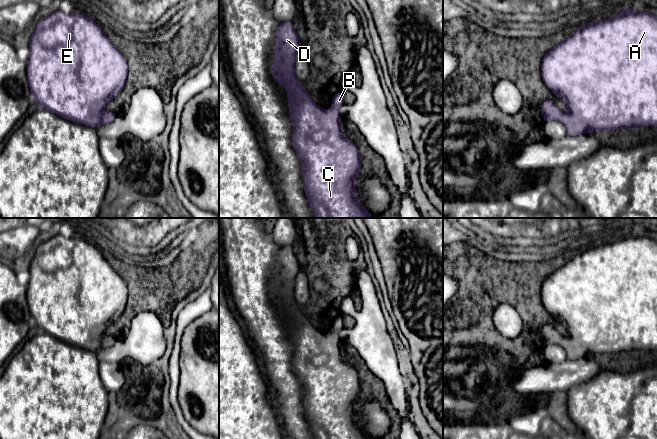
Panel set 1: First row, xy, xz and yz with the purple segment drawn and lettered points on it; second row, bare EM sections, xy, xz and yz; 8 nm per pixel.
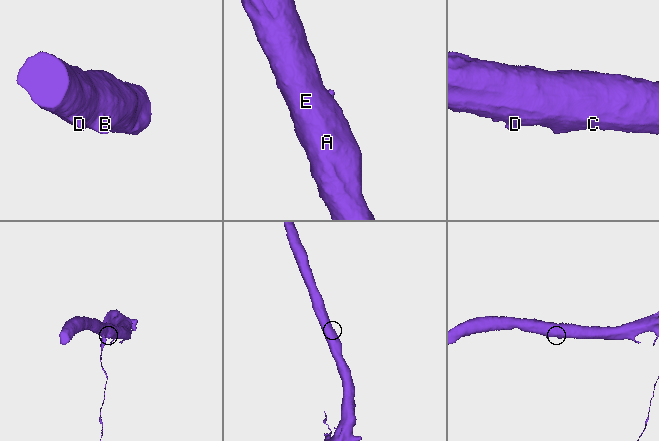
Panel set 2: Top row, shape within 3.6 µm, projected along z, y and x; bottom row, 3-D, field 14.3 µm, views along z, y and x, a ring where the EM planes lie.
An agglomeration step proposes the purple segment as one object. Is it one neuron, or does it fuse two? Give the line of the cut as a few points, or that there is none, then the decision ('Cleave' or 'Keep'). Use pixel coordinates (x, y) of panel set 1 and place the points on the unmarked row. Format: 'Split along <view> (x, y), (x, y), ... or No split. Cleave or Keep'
No split. Keep

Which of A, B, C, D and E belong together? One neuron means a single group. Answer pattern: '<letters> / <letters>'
A B C D E

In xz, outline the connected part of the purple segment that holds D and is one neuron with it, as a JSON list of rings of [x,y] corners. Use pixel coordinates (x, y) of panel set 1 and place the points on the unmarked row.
[[[283,245],[276,255],[276,266],[274,269],[273,281],[277,282],[278,285],[271,289],[270,295],[275,305],[284,310],[288,317],[289,337],[294,347],[292,367],[302,385],[304,416],[309,429],[314,439],[371,439],[360,427],[355,415],[355,405],[361,396],[360,377],[354,366],[343,360],[342,342],[337,337],[338,333],[345,328],[343,317],[340,315],[331,323],[333,330],[330,334],[325,334],[312,325],[295,299],[295,279],[301,269],[302,267],[293,251],[293,247]]]

